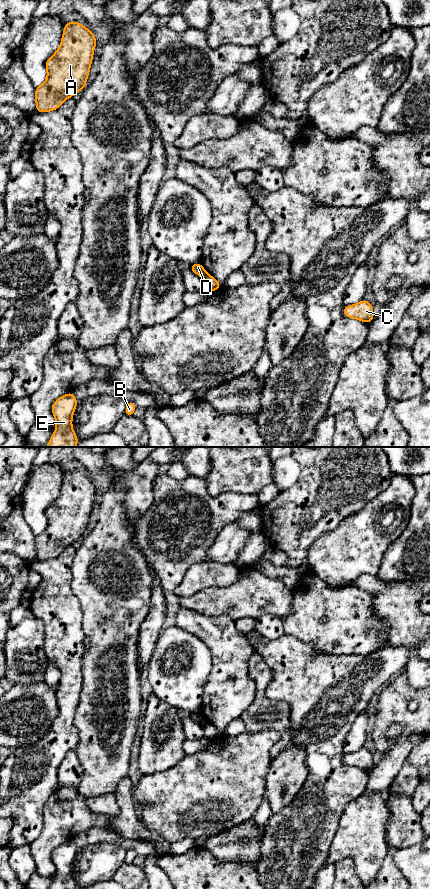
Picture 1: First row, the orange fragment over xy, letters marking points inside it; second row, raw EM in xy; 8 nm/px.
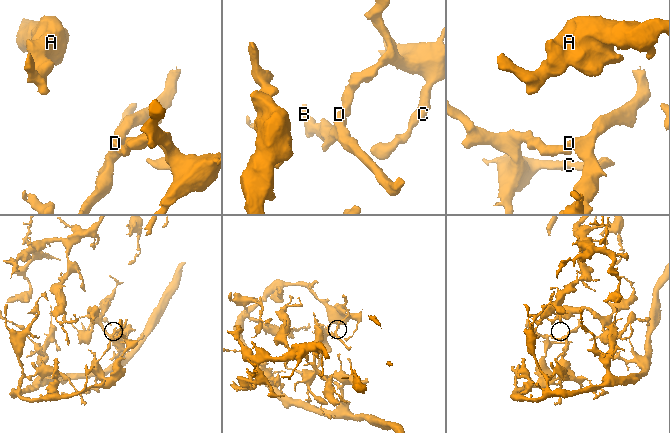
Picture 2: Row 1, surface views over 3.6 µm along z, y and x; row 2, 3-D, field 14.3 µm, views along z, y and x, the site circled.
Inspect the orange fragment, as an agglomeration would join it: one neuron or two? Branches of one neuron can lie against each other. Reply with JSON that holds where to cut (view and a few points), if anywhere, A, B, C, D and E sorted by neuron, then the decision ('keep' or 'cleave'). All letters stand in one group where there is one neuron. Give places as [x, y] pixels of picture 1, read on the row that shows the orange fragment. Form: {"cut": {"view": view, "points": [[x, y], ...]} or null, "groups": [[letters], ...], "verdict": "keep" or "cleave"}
{"cut": {"view": "xy", "points": [[208, 274], [202, 277]]}, "groups": [["A", "C", "E"], ["B", "D"]], "verdict": "cleave"}

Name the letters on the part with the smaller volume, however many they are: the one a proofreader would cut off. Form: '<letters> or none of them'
B, D

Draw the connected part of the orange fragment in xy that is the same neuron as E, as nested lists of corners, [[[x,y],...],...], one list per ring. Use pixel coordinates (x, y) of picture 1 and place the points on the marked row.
[[[73,392],[59,397],[52,405],[56,429],[46,447],[76,447],[78,438],[72,429],[72,417],[77,406]]]

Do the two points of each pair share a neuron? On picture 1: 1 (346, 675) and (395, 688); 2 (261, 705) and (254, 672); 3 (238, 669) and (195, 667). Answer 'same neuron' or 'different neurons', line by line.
1: different neurons
2: same neuron
3: different neurons

